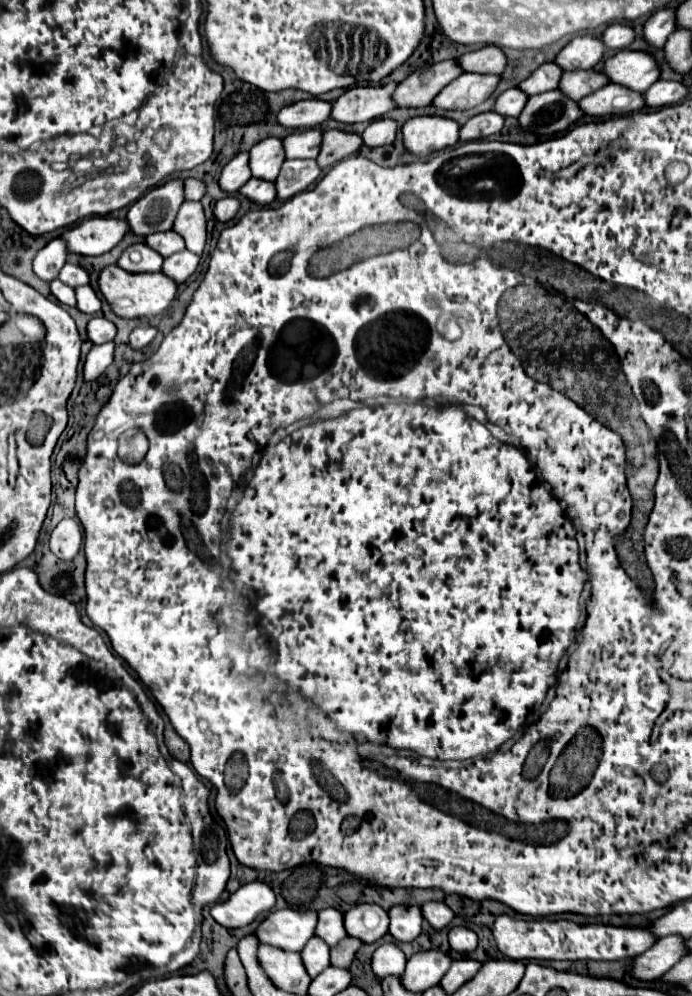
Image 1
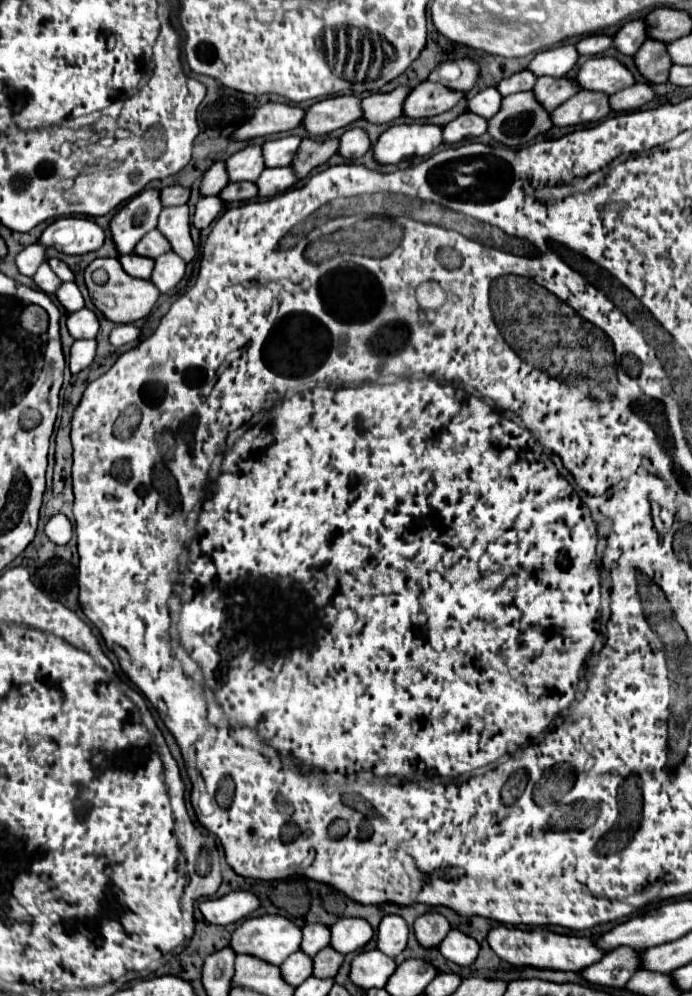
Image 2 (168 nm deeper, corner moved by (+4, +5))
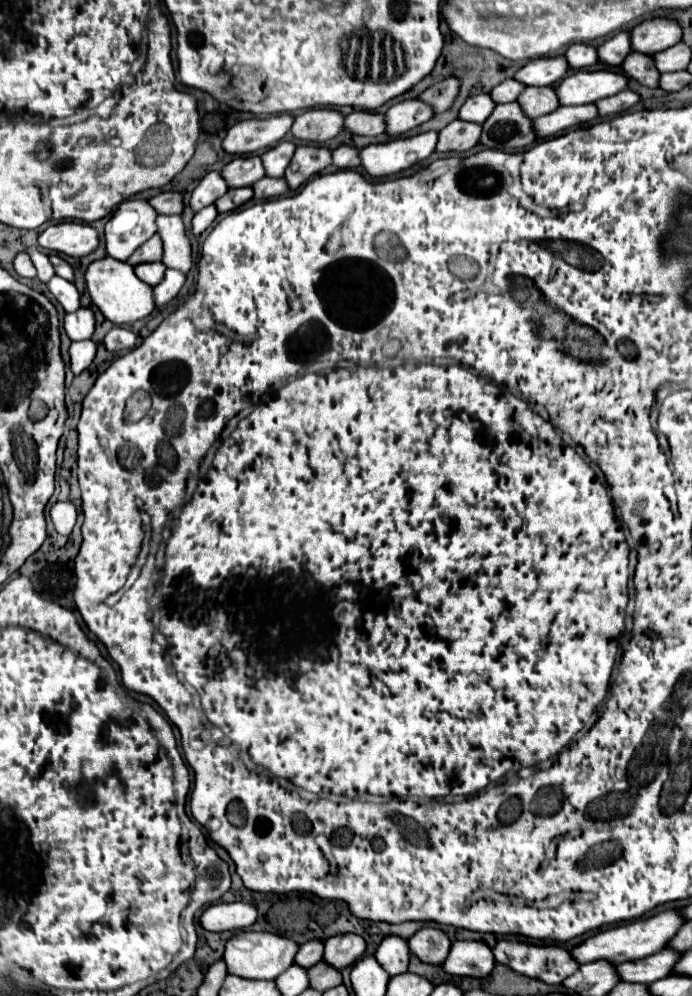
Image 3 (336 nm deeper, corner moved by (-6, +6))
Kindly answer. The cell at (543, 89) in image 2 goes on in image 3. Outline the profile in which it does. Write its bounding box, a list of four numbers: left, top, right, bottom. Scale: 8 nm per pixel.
[517,86,559,120]

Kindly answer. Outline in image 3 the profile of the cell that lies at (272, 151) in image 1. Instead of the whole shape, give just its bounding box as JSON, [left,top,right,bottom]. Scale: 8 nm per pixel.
[221,154,265,188]

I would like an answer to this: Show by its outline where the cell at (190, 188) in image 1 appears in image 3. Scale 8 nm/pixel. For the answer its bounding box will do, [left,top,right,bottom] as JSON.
[149,192,183,216]

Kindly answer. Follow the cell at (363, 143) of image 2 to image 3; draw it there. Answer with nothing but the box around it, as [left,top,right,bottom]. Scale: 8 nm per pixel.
[331,146,359,170]

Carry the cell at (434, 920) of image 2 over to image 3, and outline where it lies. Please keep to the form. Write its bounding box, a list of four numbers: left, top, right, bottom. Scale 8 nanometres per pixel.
[409,928,451,964]

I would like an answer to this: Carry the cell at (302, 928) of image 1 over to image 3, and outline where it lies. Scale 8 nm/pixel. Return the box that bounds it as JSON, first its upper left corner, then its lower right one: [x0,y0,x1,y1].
[225,932,297,980]

